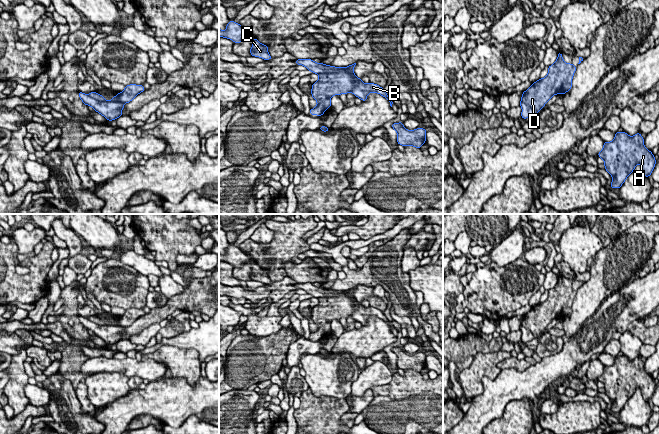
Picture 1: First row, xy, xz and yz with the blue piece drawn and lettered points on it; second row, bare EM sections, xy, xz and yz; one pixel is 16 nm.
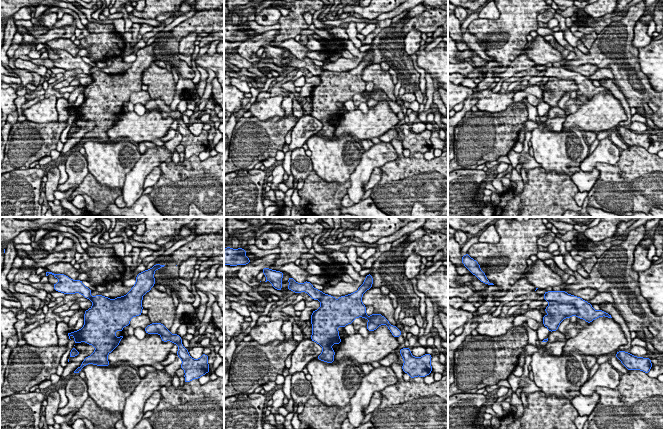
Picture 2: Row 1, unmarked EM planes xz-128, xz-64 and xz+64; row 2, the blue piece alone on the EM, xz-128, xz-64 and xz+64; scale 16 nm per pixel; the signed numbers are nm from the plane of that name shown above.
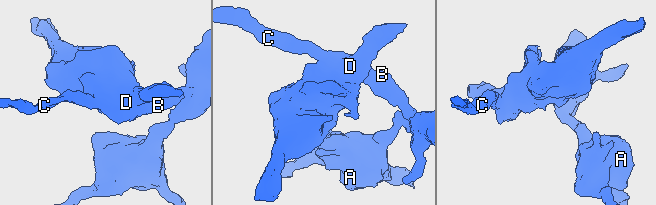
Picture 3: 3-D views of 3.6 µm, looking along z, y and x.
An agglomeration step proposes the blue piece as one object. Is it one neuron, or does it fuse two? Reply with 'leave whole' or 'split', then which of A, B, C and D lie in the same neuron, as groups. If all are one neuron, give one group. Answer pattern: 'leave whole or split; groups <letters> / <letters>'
split; groups A B C / D

